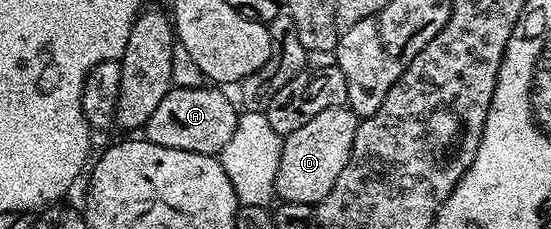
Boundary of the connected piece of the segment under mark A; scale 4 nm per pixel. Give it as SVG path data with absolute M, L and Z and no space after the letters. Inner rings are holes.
M215 85L201 87L177 87L172 86L171 92L157 105L153 117L149 117L145 128L145 137L157 145L165 145L165 149L185 149L189 153L205 153L206 155L218 156L220 151L229 145L229 137L233 137L233 129L237 129L237 121L240 112L235 111L231 99L226 95L226 90Z

